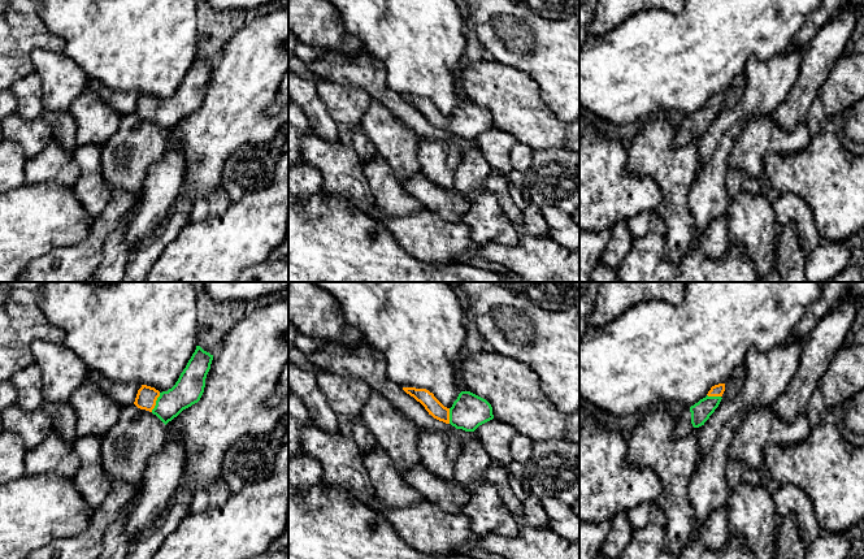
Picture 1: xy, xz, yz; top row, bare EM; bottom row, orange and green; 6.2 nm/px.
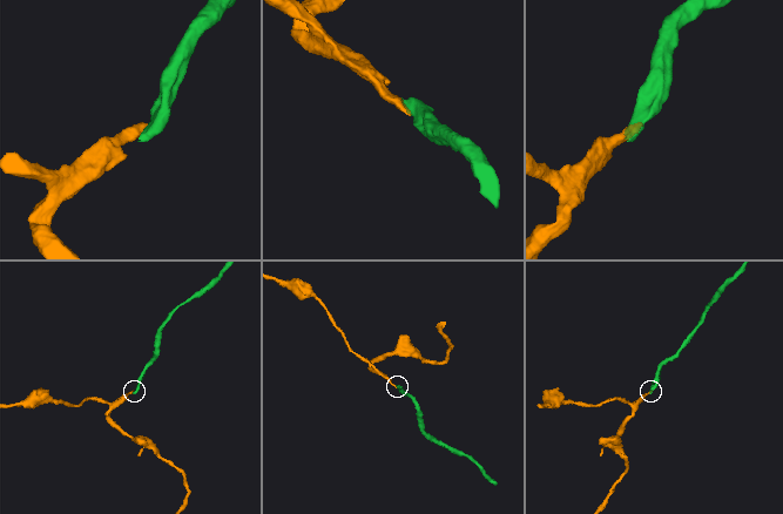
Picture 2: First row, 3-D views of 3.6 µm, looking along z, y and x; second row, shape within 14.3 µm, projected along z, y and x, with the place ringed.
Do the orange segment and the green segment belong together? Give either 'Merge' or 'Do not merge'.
Merge

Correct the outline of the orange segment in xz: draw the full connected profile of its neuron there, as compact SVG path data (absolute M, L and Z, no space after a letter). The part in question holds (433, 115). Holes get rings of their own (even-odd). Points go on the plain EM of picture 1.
M403 96L403 99L420 110L434 127L456 138L474 140L494 127L491 113L470 100L461 100L452 116L447 117L426 98Z

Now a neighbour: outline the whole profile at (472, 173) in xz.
M477 146L461 153L460 164L455 173L453 188L468 202L486 188L486 181L495 170L483 157Z

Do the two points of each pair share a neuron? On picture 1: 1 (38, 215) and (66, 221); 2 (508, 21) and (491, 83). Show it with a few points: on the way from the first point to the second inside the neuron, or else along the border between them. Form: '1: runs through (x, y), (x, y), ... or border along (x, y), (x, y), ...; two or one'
1: runs through (44, 217), (60, 220); one
2: border along (494, 59), (525, 74); two

